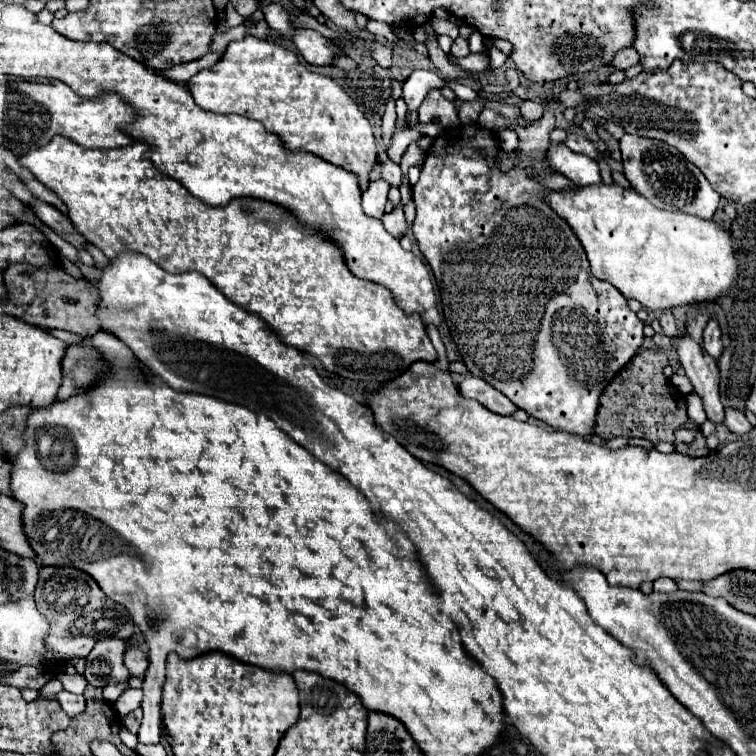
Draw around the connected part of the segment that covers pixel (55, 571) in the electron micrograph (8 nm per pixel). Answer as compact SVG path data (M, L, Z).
M41 566L35 588L35 606L49 620L49 632L45 636L47 660L85 658L97 640L109 636L129 640L135 632L135 624L127 608L109 600L99 584L87 572L77 568Z

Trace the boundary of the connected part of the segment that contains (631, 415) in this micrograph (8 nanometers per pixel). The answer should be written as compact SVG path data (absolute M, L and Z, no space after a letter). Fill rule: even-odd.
M649 348L649 350L639 350L617 374L615 378L605 386L601 398L599 398L599 410L597 410L597 420L593 432L603 438L615 438L615 436L625 436L625 438L647 438L649 442L671 442L675 444L675 450L693 458L701 458L711 454L707 448L707 440L701 434L699 426L689 420L687 408L685 408L685 396L665 378L663 368L667 366L667 354L661 348ZM679 428L689 428L695 432L695 440L691 444L681 444L675 442L675 430Z

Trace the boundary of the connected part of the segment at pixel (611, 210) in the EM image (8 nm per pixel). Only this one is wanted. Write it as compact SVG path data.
M603 182L549 192L547 204L579 238L593 276L613 284L625 298L635 298L645 308L665 310L715 302L735 282L737 260L731 234L713 220L655 208L635 190Z

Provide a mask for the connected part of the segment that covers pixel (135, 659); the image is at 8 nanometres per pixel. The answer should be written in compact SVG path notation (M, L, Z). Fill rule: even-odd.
M137 646L127 648L123 658L125 658L125 666L131 672L131 676L143 676L145 674L149 660L147 660L147 654L141 648L137 648Z

